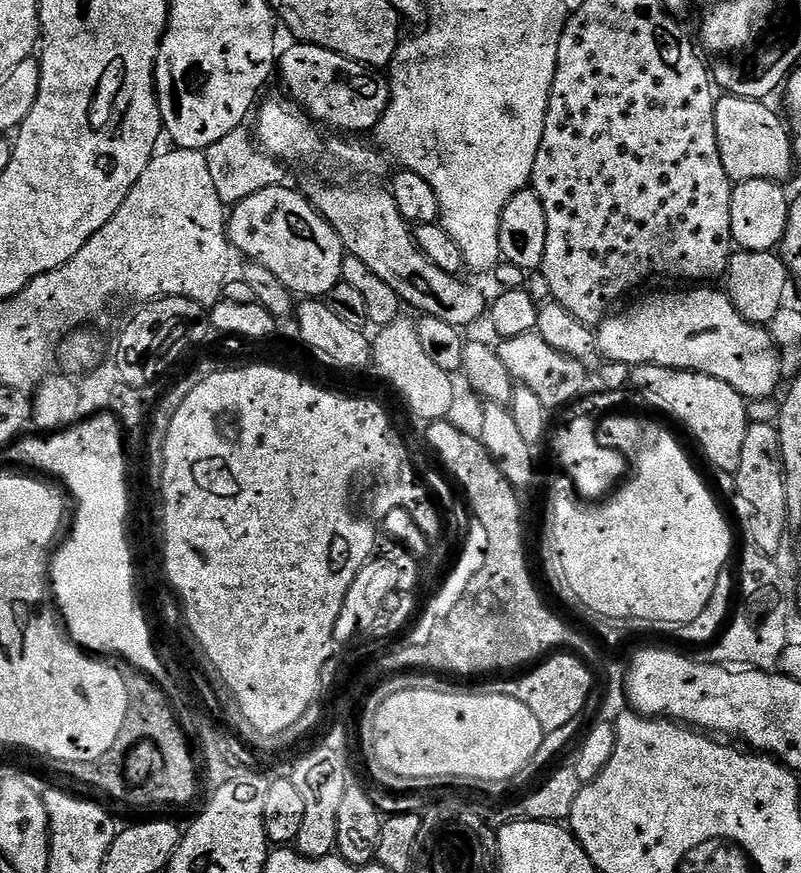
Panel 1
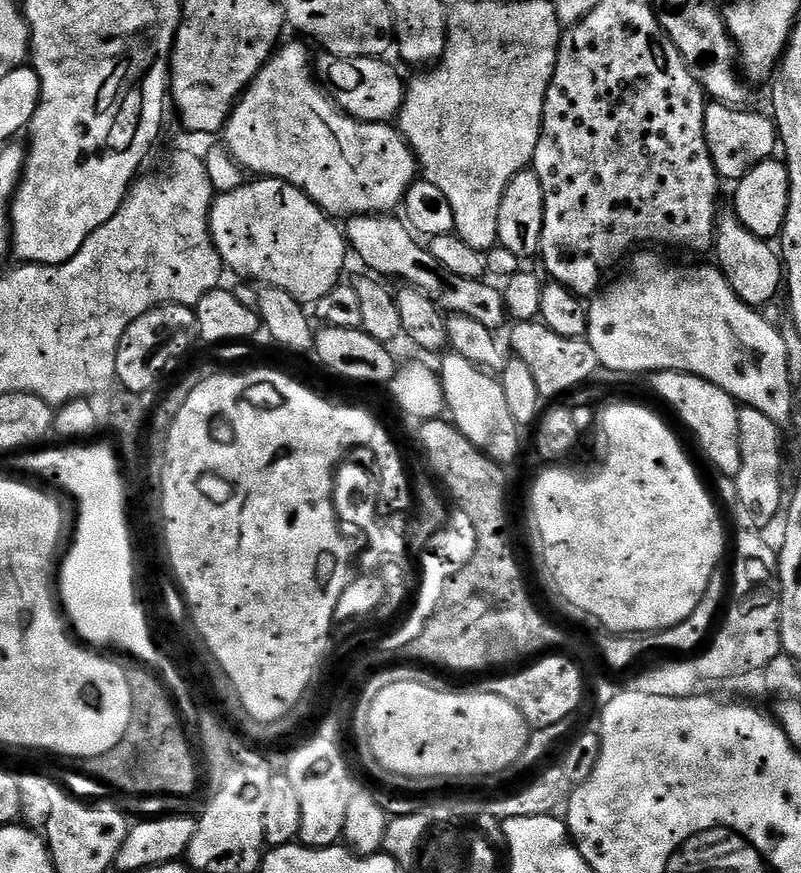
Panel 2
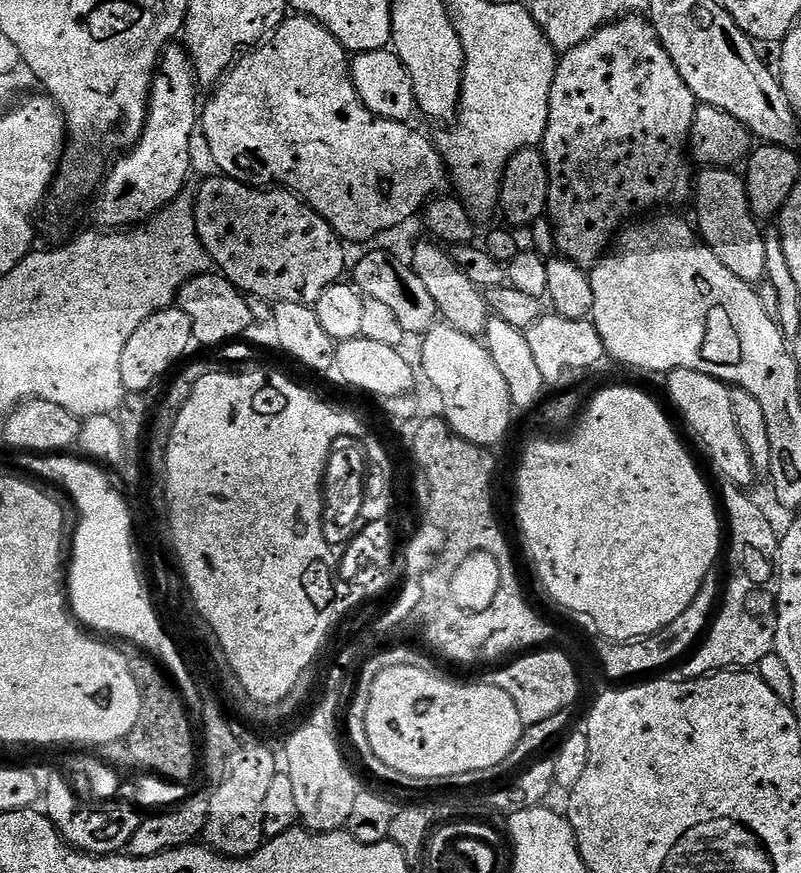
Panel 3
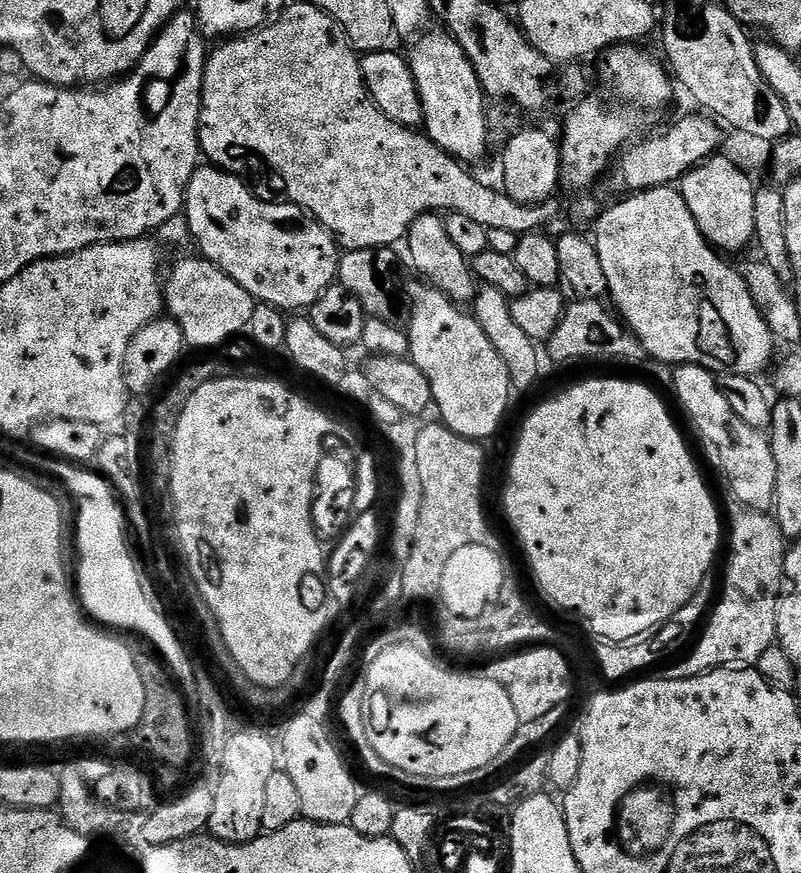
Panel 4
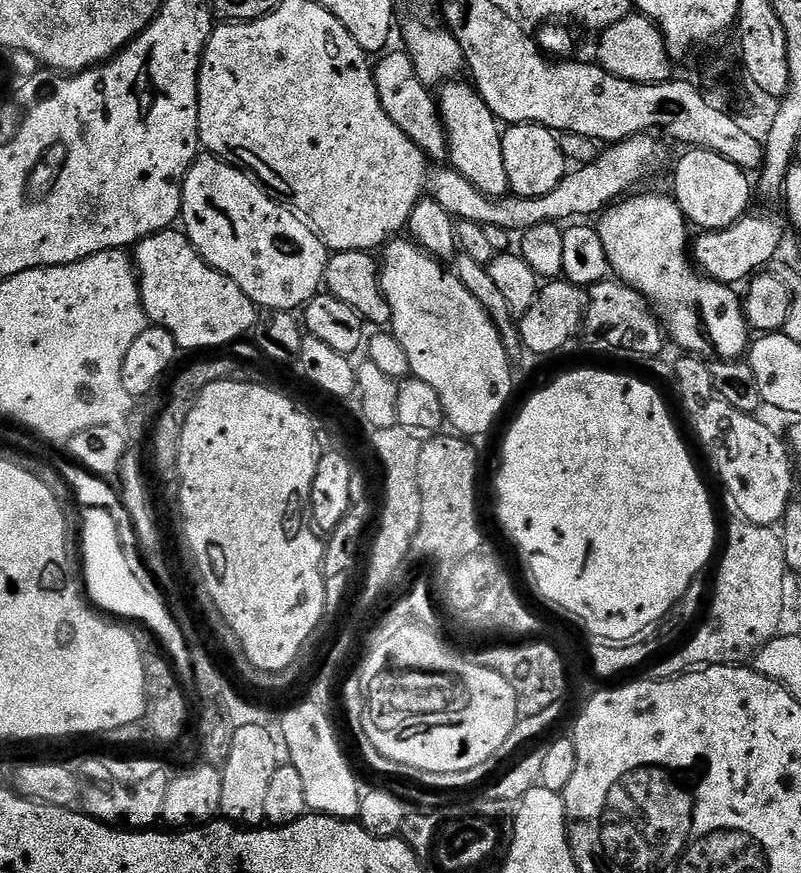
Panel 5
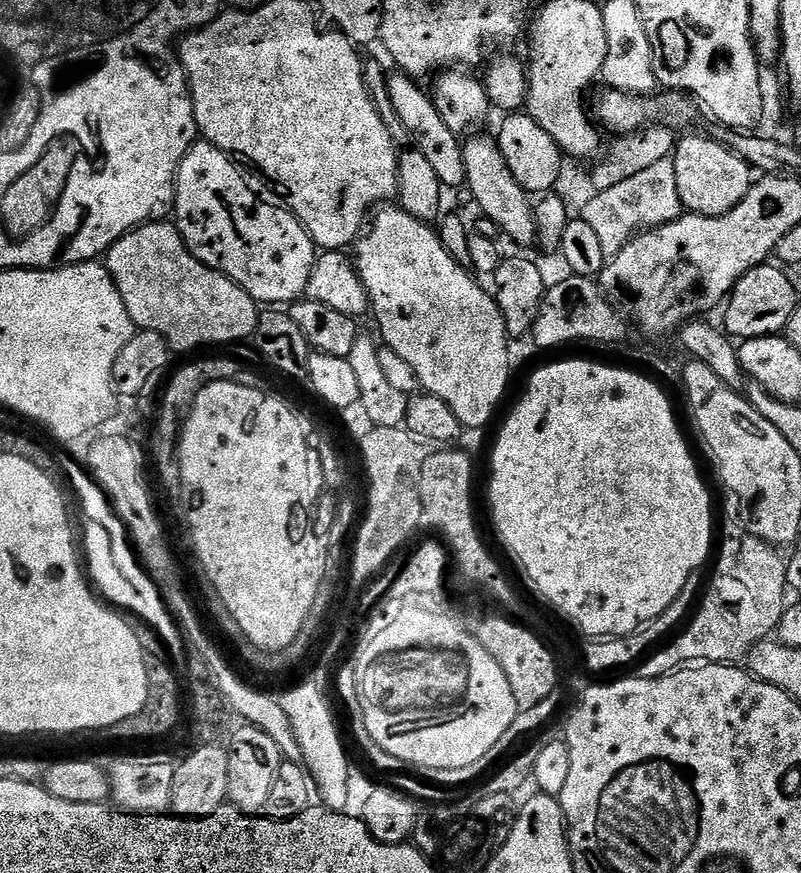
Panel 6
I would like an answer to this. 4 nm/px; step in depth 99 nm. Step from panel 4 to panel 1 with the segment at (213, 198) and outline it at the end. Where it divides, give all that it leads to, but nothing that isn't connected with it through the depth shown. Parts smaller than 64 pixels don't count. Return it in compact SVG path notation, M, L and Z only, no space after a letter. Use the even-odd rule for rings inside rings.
M289 186L258 190L231 209L227 217L228 239L235 251L249 261L256 261L270 270L279 282L300 298L324 298L342 280L342 262L345 258L344 244L320 213L308 203L303 191L295 192Z

